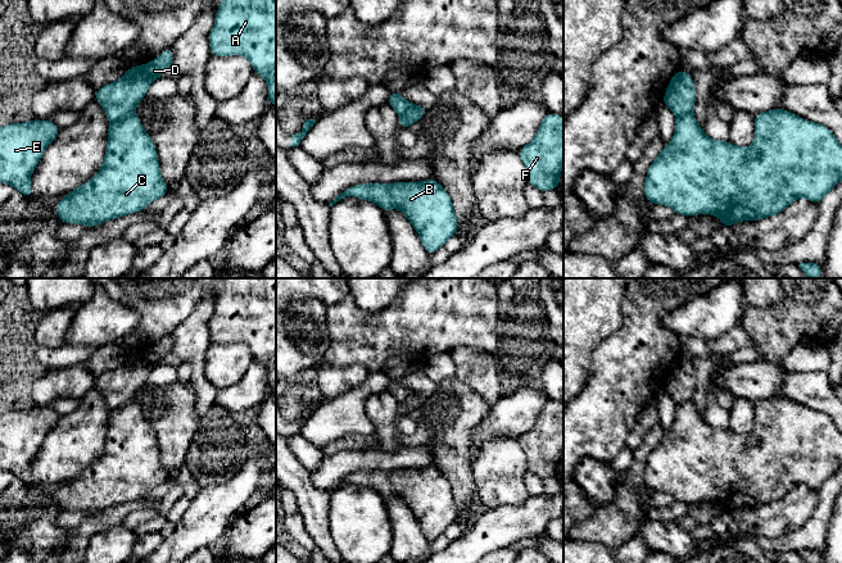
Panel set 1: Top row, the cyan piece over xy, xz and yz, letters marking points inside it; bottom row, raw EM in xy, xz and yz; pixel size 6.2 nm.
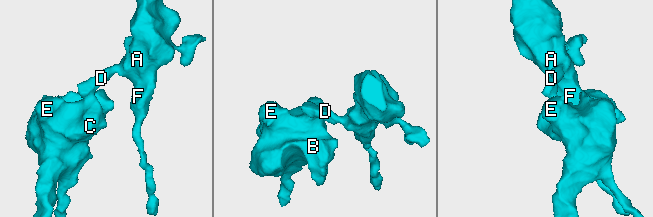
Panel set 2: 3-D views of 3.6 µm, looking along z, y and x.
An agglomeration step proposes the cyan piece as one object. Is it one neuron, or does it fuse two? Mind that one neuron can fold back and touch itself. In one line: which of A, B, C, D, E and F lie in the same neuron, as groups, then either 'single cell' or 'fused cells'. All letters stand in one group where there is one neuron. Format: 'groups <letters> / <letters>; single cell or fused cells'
groups A D F / B C E; fused cells

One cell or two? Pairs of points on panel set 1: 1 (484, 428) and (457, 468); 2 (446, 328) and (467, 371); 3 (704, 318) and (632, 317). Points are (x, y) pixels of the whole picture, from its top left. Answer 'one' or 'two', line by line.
1: two
2: two
3: two

